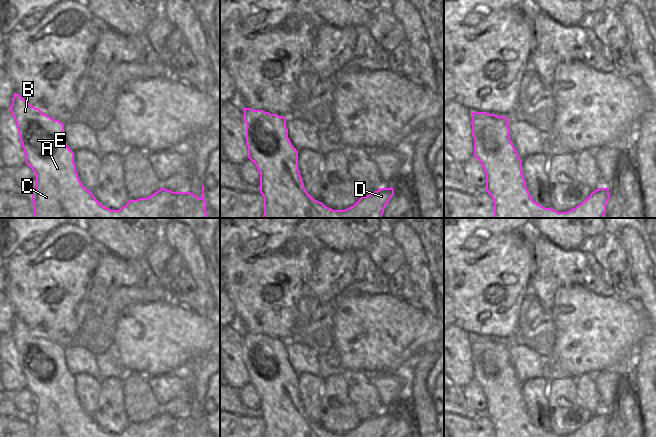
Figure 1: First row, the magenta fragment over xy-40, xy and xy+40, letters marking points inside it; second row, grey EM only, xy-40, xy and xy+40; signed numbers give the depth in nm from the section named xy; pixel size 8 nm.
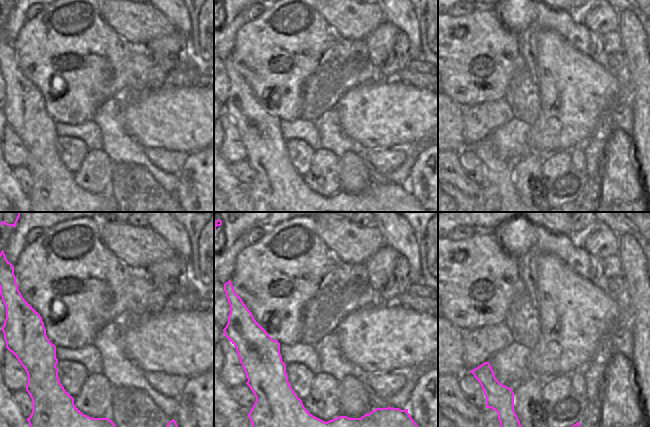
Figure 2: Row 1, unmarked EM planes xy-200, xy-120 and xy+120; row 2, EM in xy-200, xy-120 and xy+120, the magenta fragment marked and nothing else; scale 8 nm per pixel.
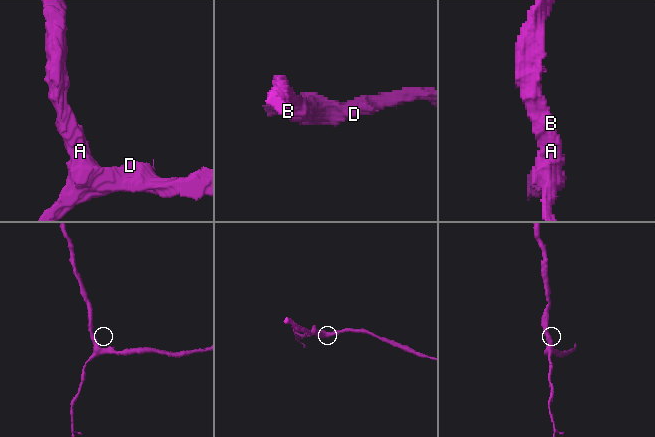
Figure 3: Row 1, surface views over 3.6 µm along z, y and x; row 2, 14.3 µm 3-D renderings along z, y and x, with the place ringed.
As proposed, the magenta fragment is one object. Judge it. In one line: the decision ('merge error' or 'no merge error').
no merge error

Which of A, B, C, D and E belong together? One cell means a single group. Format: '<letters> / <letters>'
A B C D E

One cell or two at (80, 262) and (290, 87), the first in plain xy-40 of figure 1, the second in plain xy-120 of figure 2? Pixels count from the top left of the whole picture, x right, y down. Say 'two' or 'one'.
one

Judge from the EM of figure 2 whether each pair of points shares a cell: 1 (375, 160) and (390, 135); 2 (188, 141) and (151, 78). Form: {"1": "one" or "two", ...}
{"1": "two", "2": "two"}

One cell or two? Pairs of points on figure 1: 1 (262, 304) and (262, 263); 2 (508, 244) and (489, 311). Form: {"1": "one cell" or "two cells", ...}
{"1": "one cell", "2": "one cell"}

